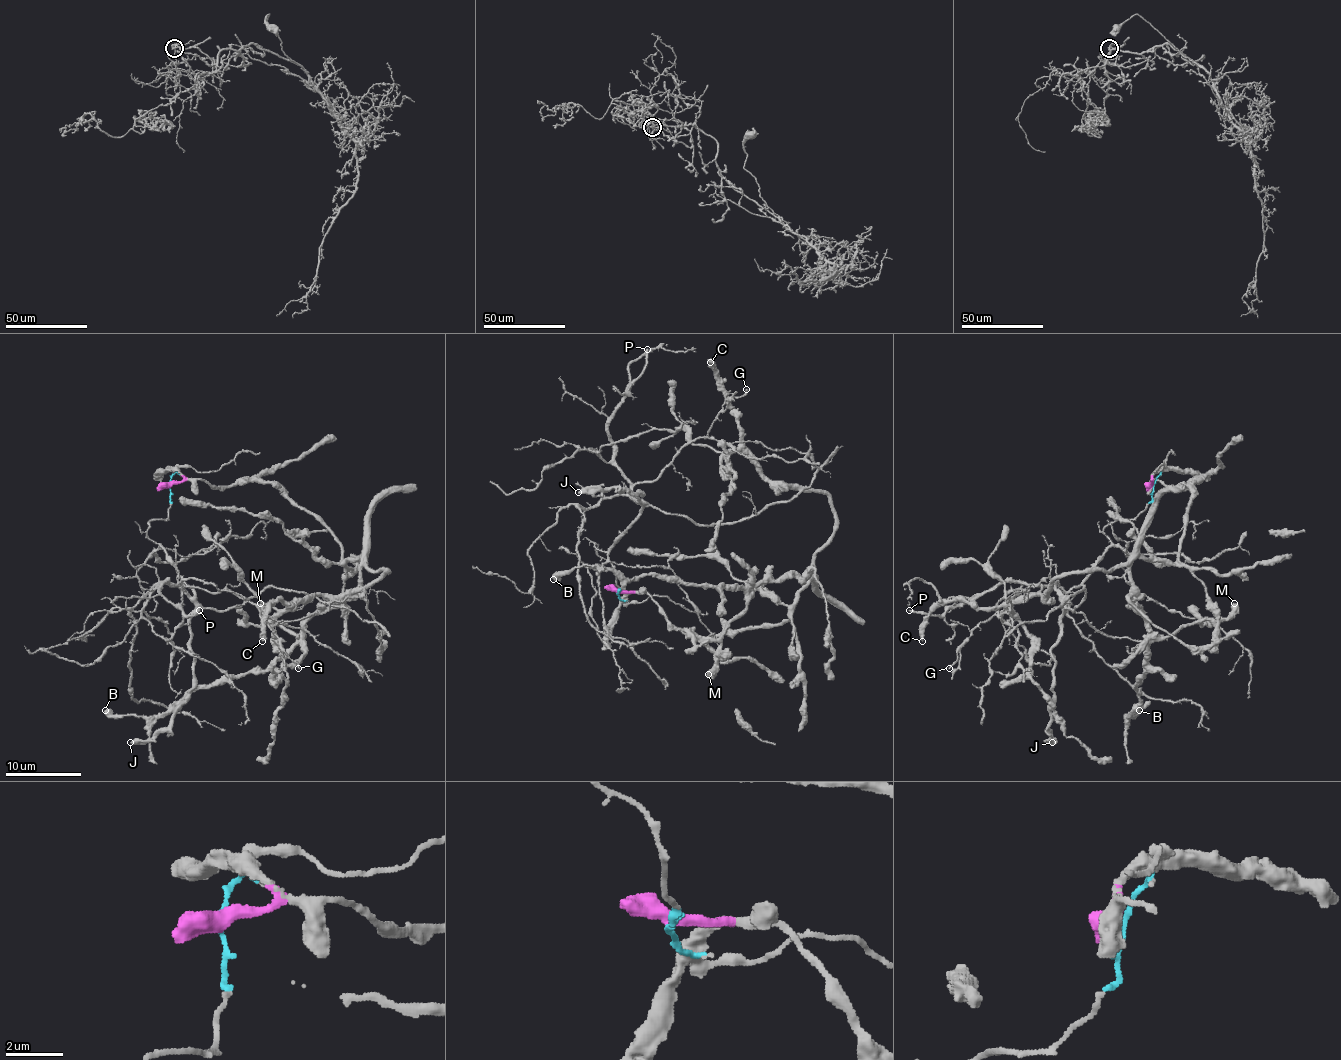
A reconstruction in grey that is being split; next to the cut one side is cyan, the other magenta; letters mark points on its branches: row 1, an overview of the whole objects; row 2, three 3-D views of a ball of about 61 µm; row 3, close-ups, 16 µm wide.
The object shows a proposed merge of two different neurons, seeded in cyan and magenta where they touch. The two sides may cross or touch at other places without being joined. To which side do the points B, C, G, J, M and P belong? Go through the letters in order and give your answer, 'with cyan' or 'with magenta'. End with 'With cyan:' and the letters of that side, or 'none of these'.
B: with magenta
C: with magenta
G: with cyan
J: with cyan
M: with magenta
P: with cyan
With cyan: G, J, P

